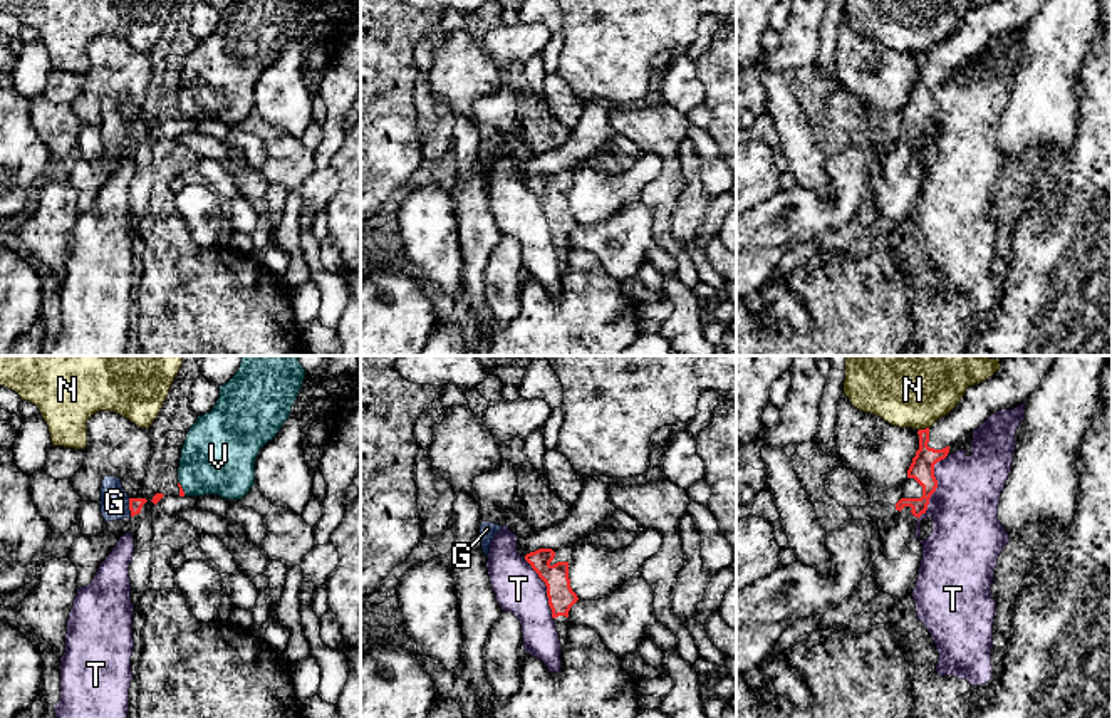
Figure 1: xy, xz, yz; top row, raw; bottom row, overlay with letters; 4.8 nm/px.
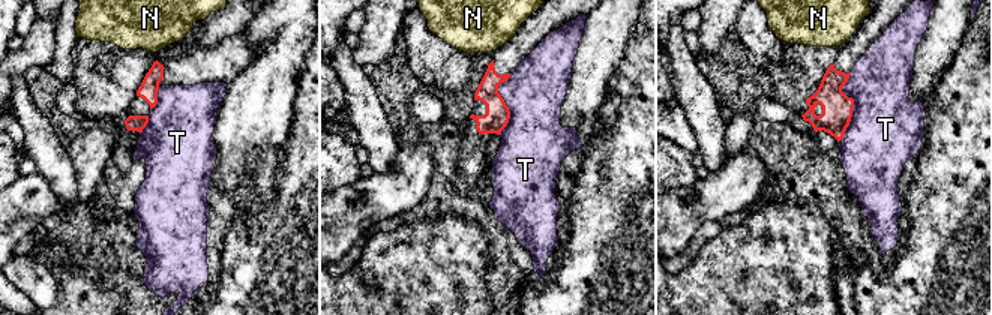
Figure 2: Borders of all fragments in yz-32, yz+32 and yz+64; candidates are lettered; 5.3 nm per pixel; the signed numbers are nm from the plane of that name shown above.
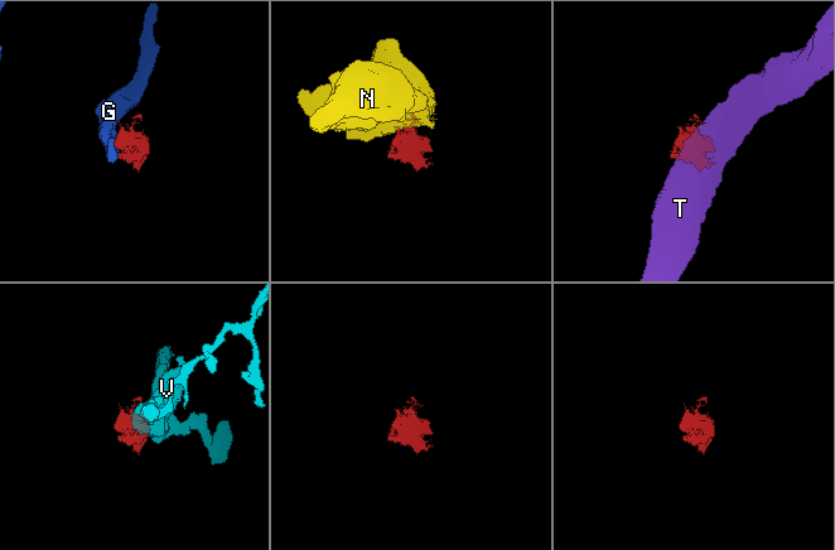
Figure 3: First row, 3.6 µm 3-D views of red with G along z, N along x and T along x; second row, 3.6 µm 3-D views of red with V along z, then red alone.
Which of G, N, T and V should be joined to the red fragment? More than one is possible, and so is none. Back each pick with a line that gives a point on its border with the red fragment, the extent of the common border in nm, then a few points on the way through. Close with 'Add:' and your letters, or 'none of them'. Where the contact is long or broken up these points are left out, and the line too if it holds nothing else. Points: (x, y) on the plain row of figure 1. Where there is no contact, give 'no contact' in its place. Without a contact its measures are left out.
Add: none of them

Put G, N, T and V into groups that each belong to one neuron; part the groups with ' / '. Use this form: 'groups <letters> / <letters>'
groups G / N / T / V

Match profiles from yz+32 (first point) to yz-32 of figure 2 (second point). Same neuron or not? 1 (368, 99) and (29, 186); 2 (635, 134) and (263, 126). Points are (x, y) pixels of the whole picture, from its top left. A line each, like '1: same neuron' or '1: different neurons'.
1: different neurons
2: different neurons

